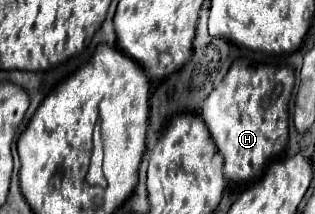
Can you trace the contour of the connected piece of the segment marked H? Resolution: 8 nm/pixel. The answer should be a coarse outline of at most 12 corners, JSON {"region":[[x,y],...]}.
{"region":[[238,59],[202,103],[232,181],[286,151],[292,67]]}

